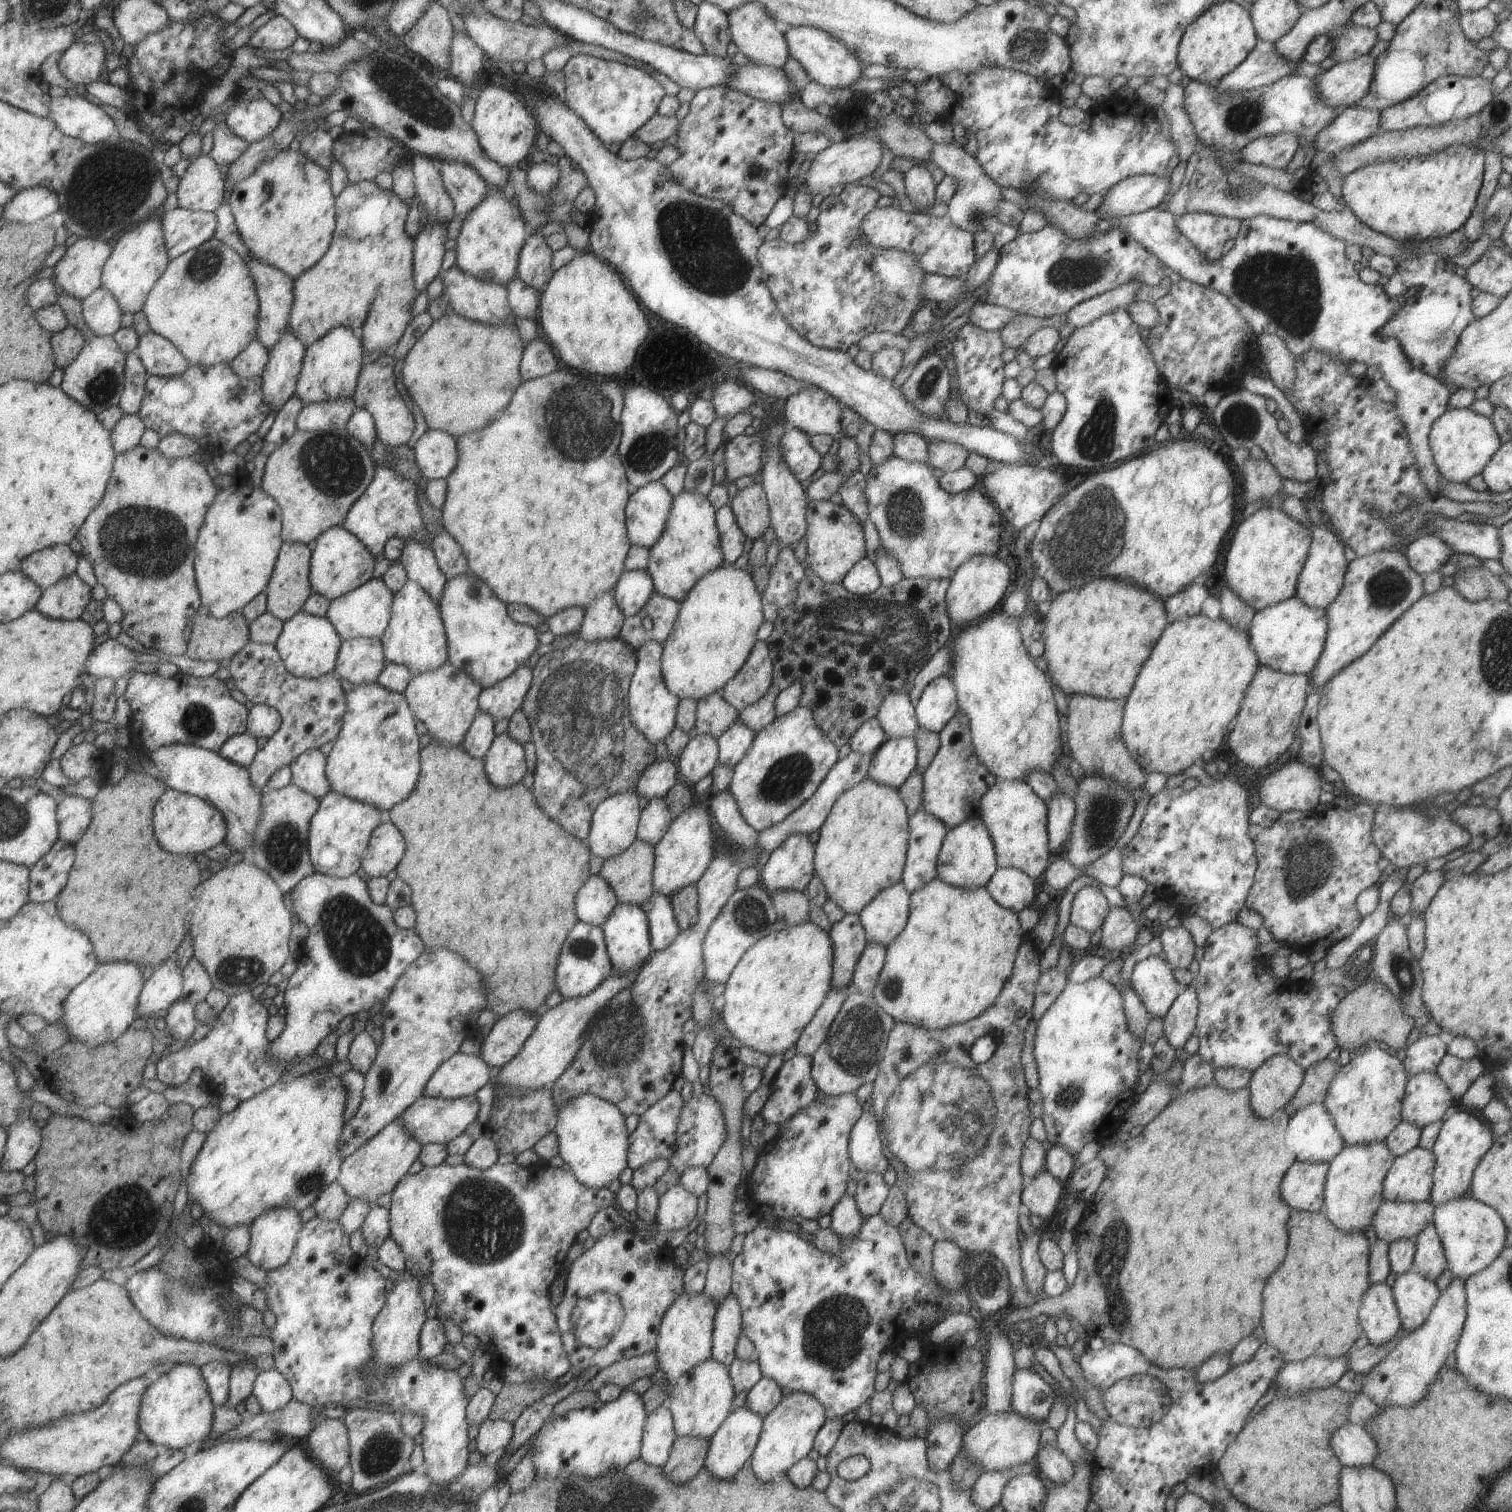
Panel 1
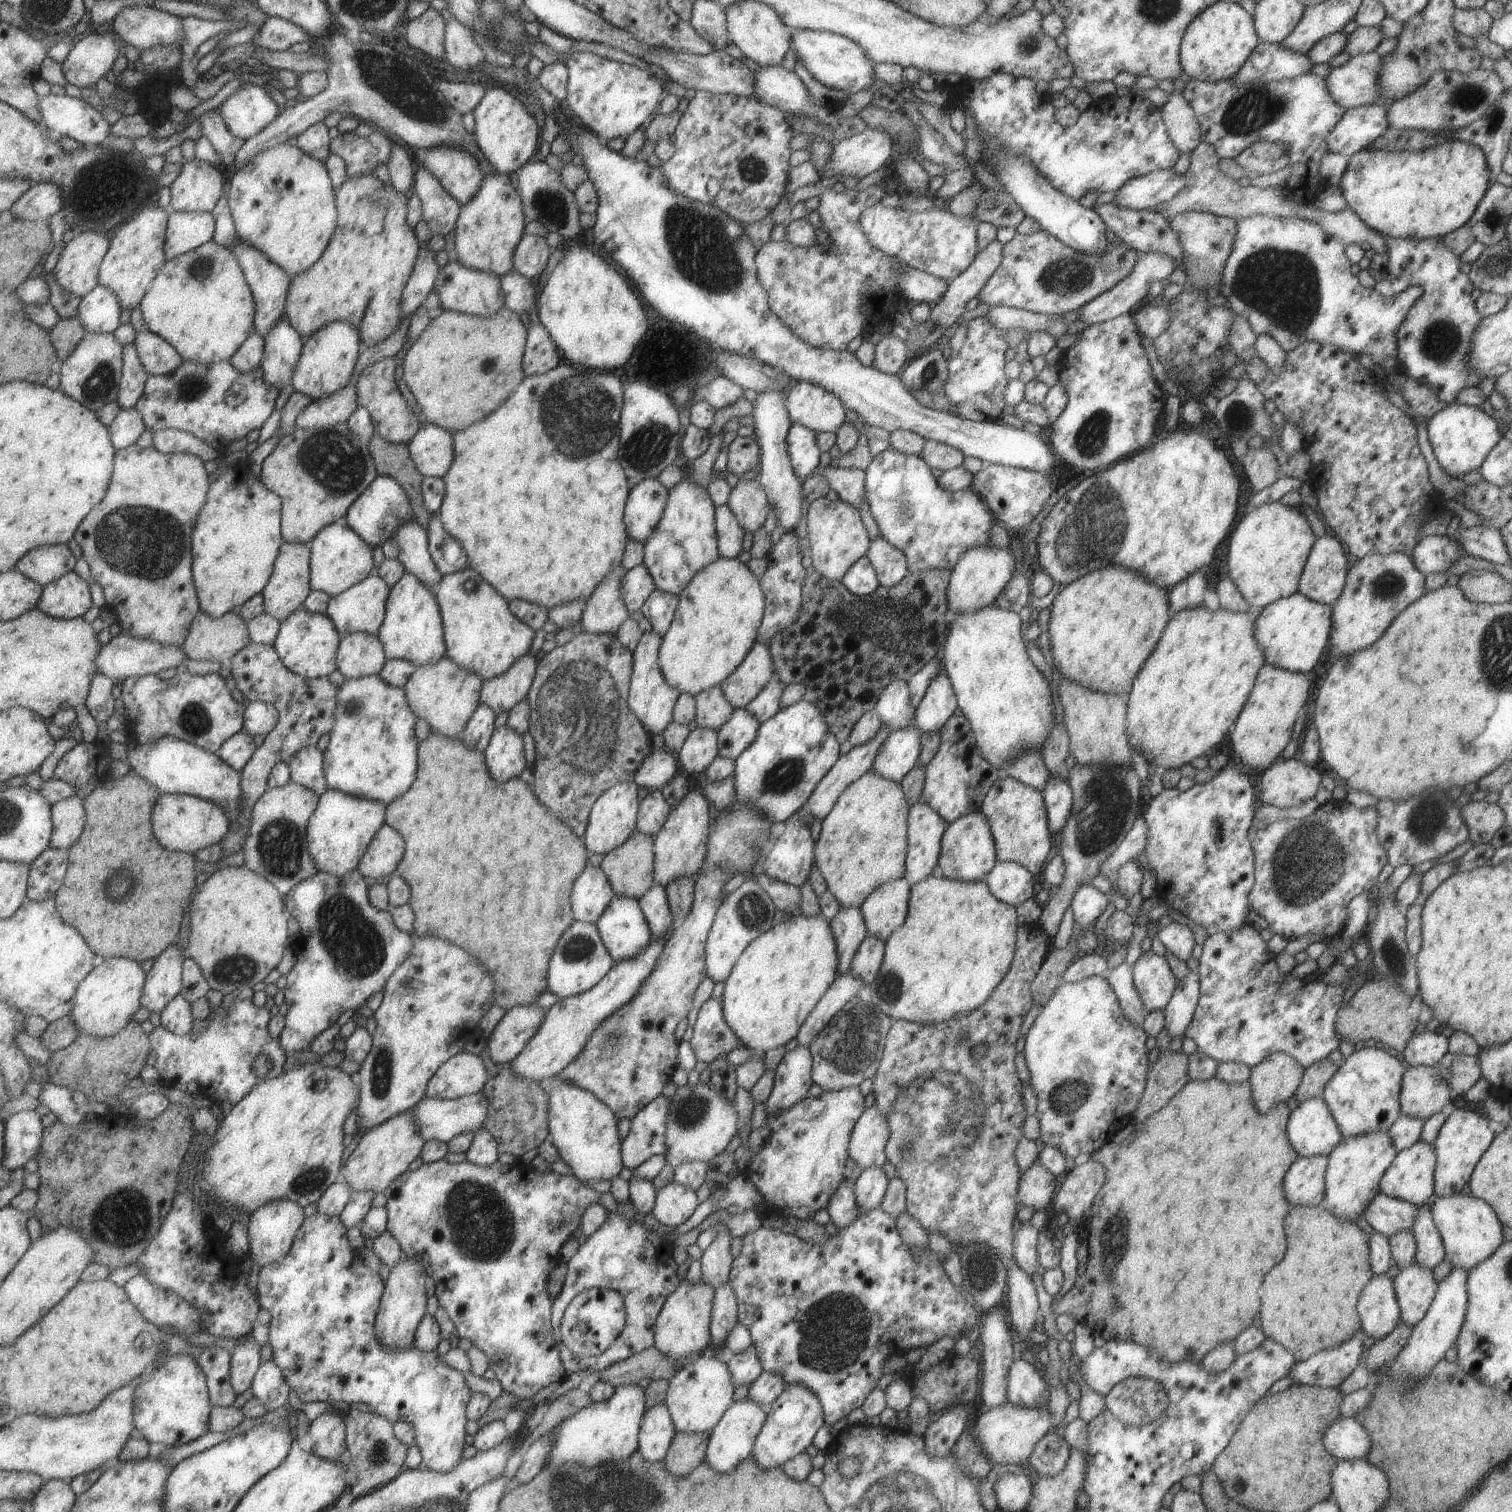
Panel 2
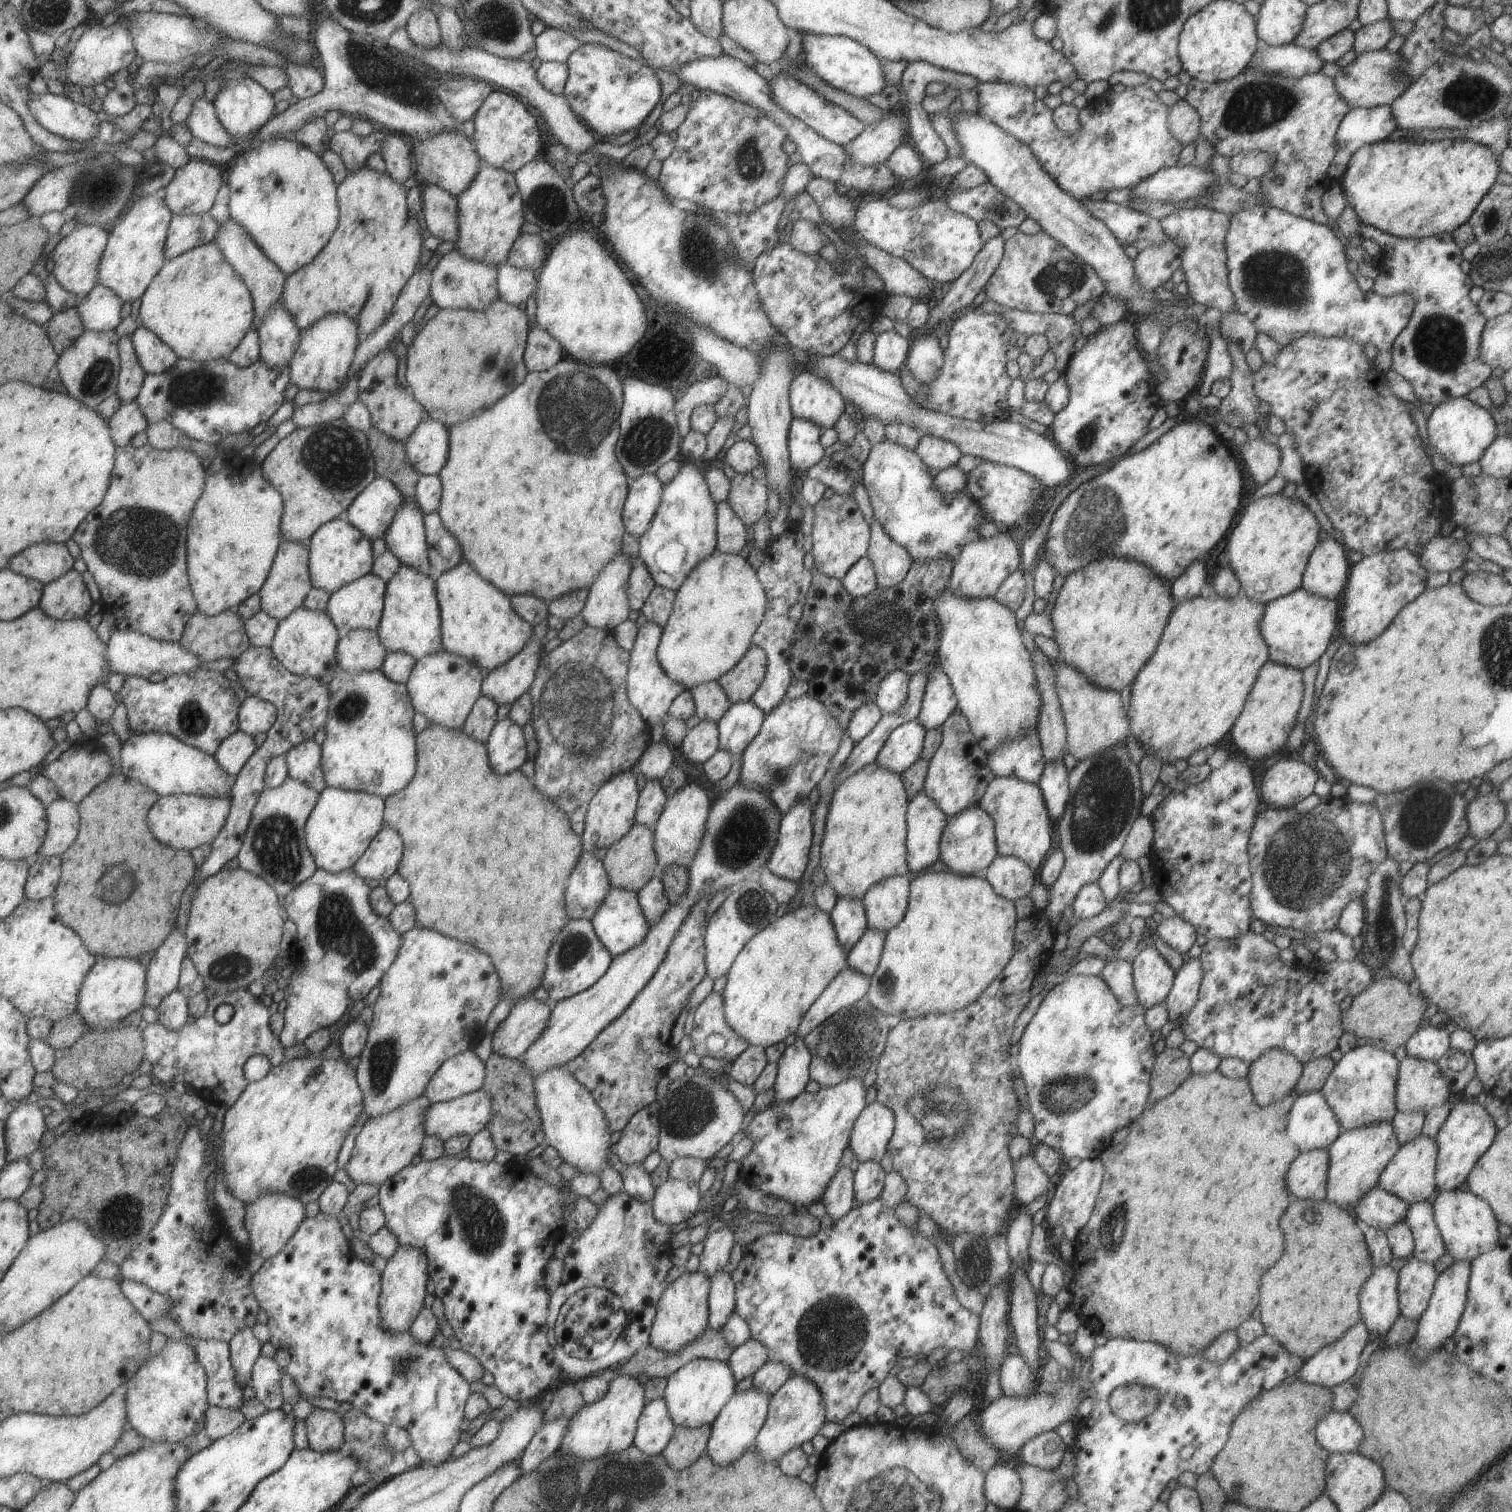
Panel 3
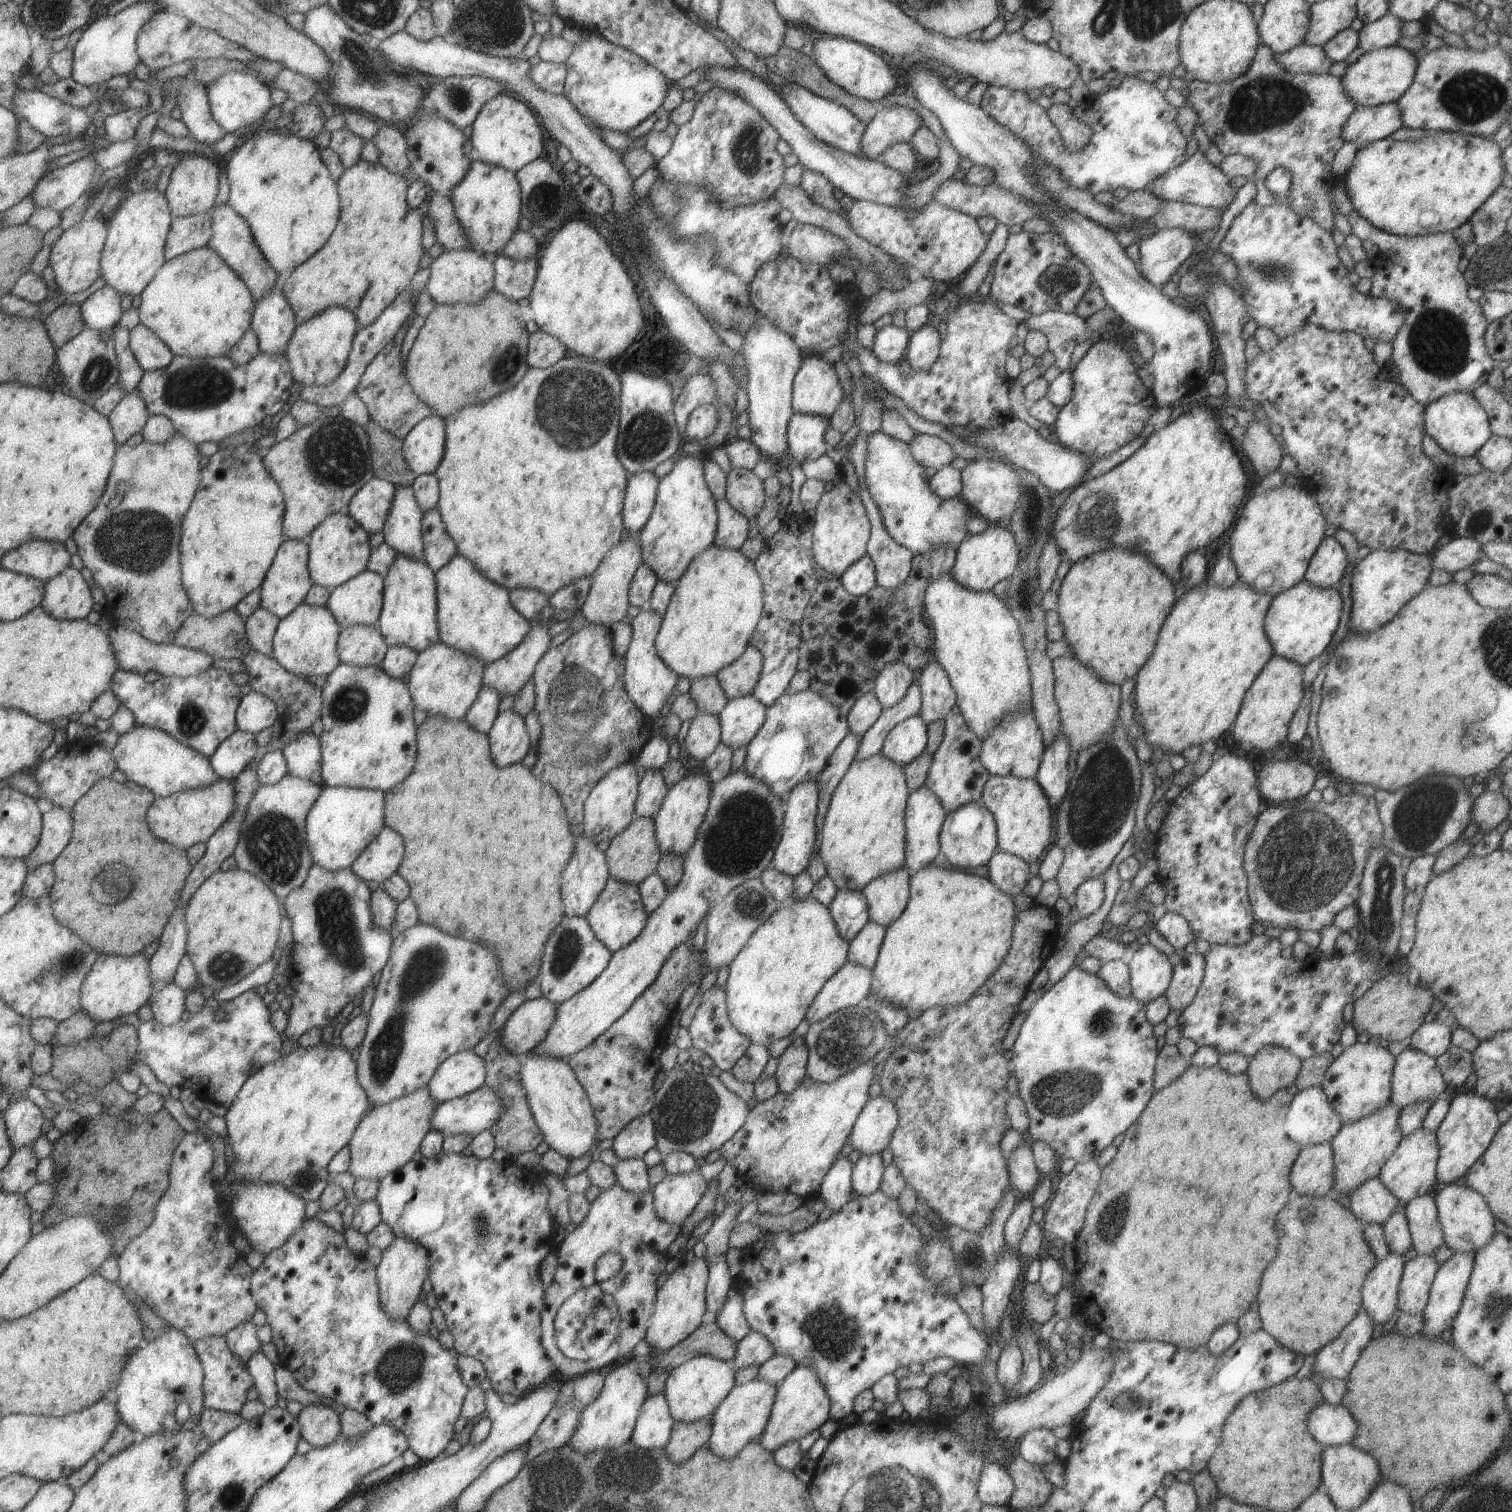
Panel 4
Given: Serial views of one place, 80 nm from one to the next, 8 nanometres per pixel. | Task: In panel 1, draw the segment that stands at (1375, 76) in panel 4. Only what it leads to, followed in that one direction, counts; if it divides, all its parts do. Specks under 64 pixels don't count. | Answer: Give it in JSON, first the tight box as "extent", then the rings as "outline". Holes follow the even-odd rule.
{"extent":[1312,54,1375,109],"outline":[[[1367,54],[1335,63],[1312,78],[1314,94],[1332,109],[1352,106],[1368,91],[1373,78],[1374,62],[1375,59]]]}

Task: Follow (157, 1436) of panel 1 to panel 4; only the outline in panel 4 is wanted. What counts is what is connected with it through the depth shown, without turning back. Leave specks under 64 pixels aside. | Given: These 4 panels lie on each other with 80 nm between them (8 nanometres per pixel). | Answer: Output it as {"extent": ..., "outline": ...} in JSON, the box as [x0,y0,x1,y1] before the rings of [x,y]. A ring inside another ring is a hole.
{"extent":[116,1326,206,1437],"outline":[[[169,1326],[166,1332],[159,1332],[158,1335],[130,1357],[123,1371],[116,1388],[122,1420],[146,1437],[165,1431],[178,1433],[199,1430],[206,1409],[206,1372],[196,1345],[181,1329],[175,1327]],[[181,1404],[188,1404],[191,1412],[179,1420],[177,1410]]]}

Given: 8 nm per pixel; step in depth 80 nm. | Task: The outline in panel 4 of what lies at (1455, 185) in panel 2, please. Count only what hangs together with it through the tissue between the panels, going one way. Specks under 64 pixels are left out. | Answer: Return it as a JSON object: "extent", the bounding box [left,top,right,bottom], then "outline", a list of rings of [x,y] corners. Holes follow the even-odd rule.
{"extent":[1340,131,1501,237],"outline":[[[1430,131],[1422,139],[1403,141],[1389,136],[1359,147],[1340,183],[1354,211],[1375,228],[1408,237],[1451,232],[1469,221],[1471,214],[1501,184],[1501,151],[1492,139],[1453,131]]]}

